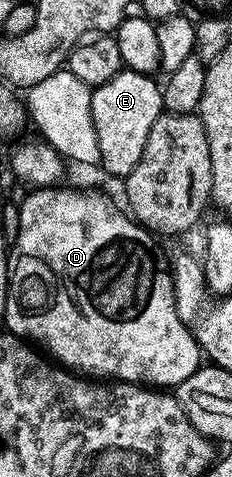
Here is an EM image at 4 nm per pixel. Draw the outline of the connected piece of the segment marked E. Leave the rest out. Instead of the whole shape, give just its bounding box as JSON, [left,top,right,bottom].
[91,69,163,177]

